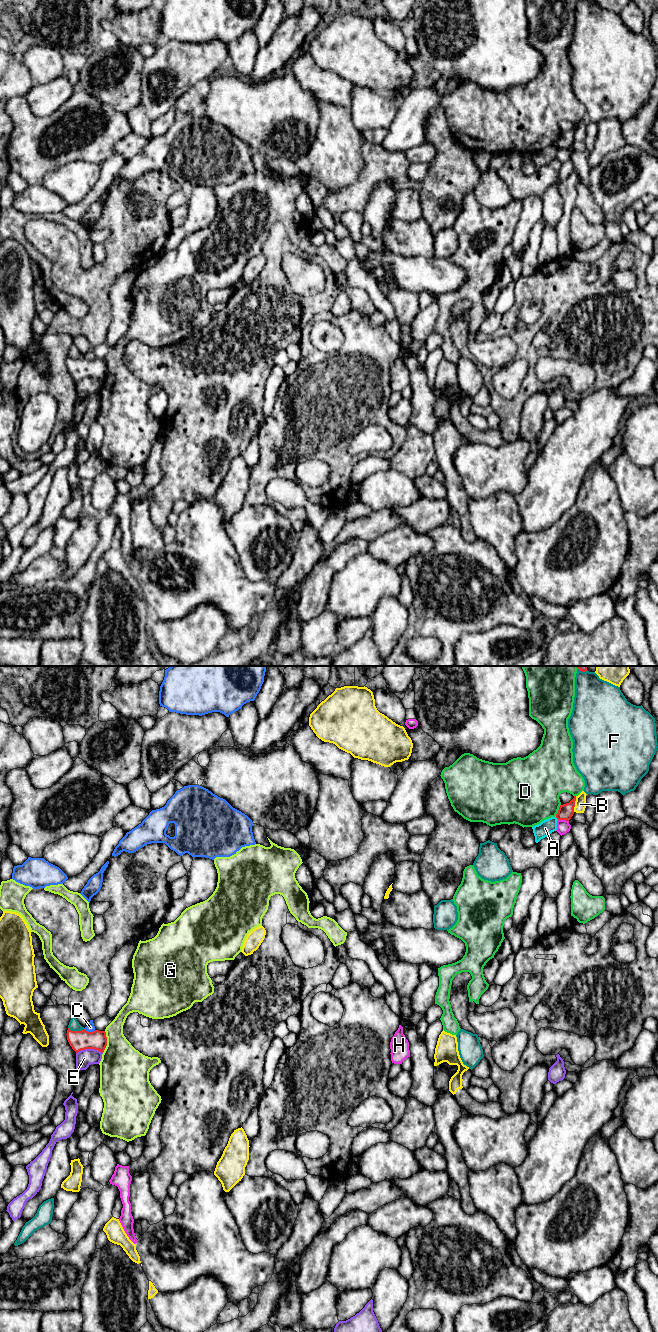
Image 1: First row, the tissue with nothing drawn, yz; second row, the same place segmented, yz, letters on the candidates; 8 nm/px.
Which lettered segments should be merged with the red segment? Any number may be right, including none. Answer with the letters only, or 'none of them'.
none of them

